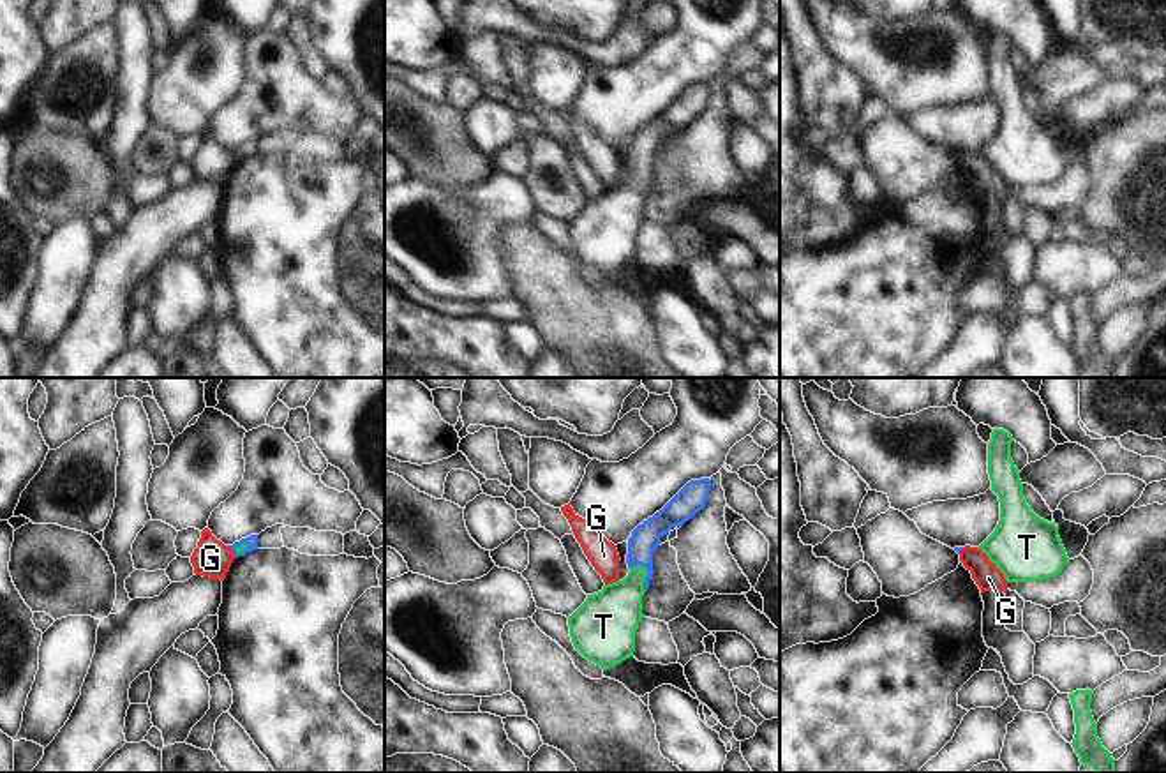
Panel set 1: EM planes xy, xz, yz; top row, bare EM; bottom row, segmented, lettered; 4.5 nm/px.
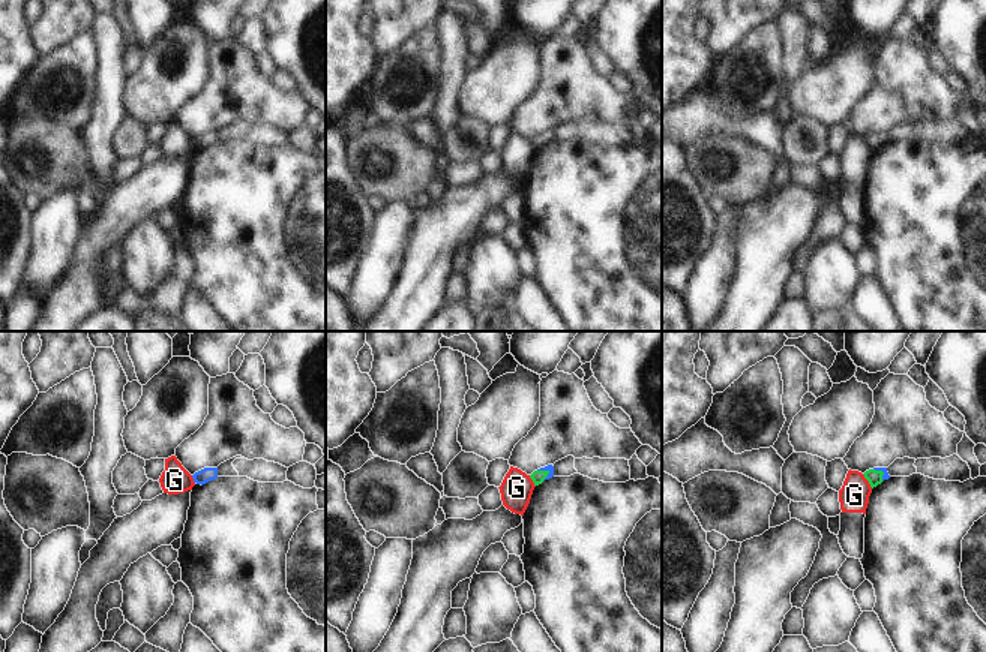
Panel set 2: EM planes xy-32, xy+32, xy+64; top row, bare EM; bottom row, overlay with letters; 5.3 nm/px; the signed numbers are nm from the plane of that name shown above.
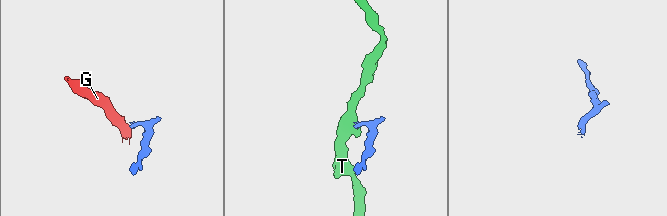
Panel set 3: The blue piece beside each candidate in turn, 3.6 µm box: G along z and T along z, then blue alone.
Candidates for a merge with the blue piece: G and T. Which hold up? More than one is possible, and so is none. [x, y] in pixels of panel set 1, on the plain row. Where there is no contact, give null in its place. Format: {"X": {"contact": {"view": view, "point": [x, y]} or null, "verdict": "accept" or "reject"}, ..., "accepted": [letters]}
{"G": {"contact": {"view": "xy", "point": [231, 154]}, "verdict": "reject"}, "T": {"contact": {"view": "xz", "point": [648, 179]}, "verdict": "accept"}, "accepted": ["T"]}

